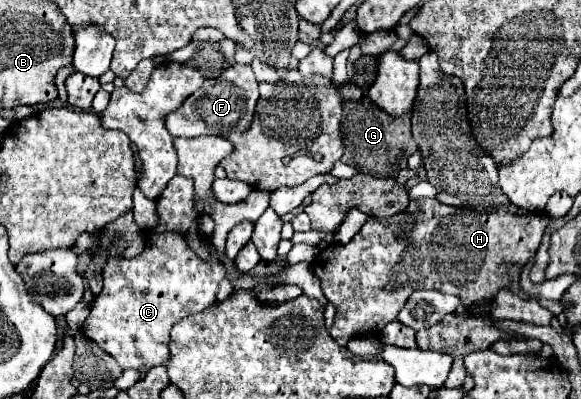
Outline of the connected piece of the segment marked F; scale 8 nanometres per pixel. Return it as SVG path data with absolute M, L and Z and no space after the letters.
M237 64L227 68L219 78L209 78L203 82L199 90L195 90L183 104L165 116L165 126L171 136L185 136L185 138L195 138L201 134L223 134L235 126L241 130L249 128L253 110L259 98L257 90L257 78L253 74L253 68L249 64Z

